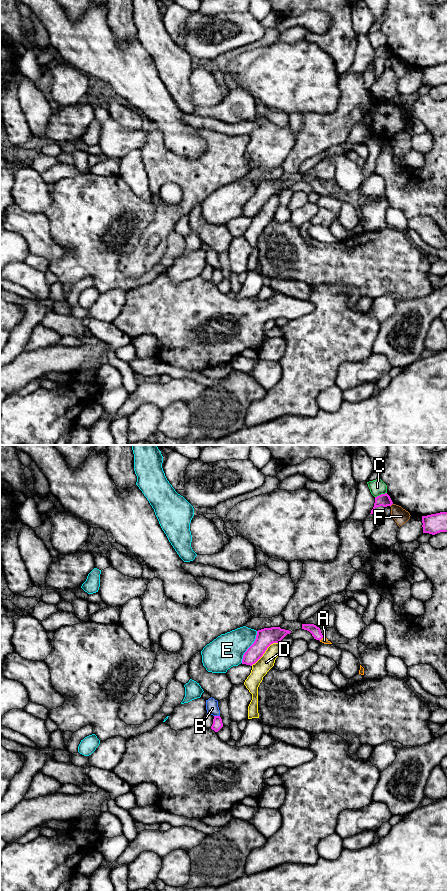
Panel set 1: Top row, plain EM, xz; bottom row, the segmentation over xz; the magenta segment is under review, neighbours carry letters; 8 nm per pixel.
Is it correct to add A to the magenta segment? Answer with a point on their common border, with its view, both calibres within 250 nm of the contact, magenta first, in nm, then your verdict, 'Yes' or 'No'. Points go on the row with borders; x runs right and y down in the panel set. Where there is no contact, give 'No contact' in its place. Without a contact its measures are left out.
Touches magenta at xz (321, 638). Thickness 80 nm (magenta) against 50 nm. Yes

